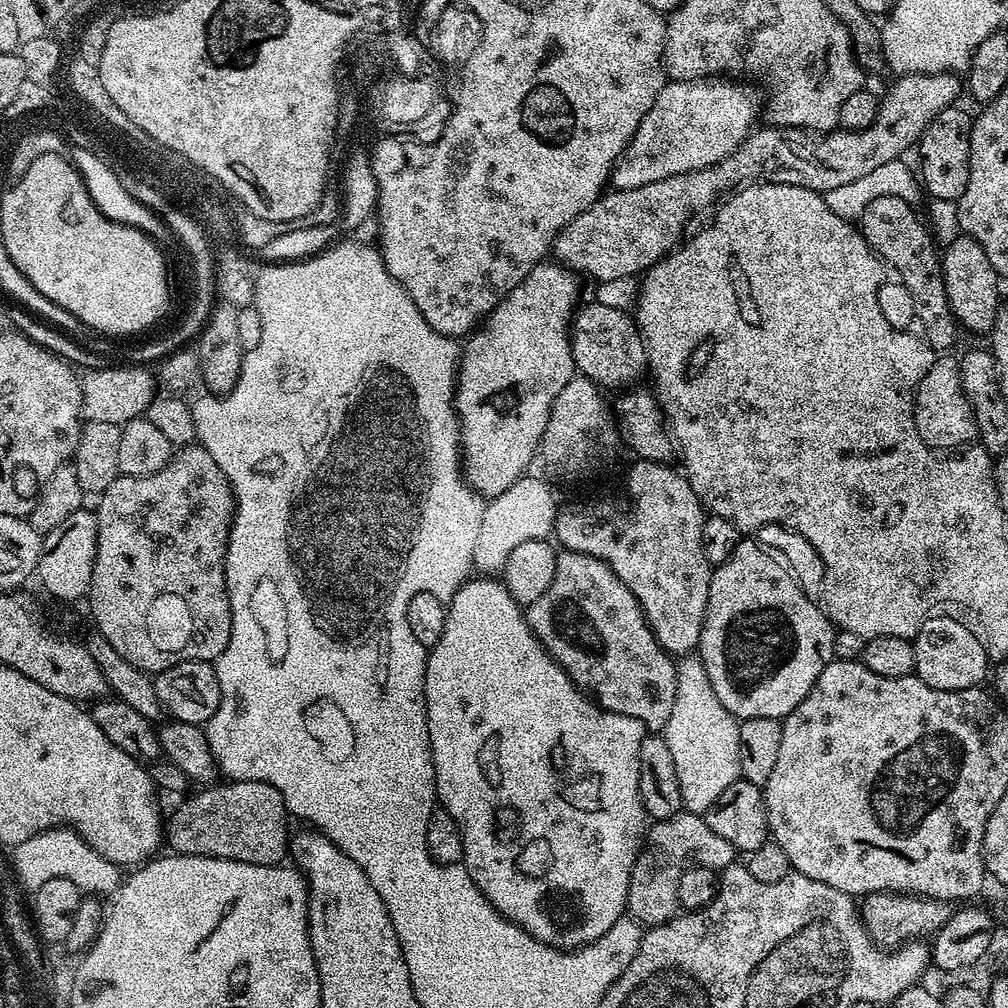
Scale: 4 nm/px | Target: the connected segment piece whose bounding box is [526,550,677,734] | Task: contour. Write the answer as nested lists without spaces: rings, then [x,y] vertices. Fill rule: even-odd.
[[[561,551],[556,558],[554,582],[550,582],[550,590],[546,590],[538,602],[527,605],[526,615],[530,630],[538,642],[551,654],[553,660],[560,663],[562,670],[566,670],[581,692],[608,712],[638,718],[649,733],[663,733],[666,722],[670,722],[670,713],[674,710],[677,661],[652,633],[642,606],[638,598],[634,598],[630,586],[626,586],[626,582],[622,582],[622,578],[618,578],[618,574],[614,574],[606,562],[590,554]]]

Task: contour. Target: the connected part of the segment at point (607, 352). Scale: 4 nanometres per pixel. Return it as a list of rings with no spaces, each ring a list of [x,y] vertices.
[[[589,302],[588,305],[581,307],[579,311],[573,315],[570,321],[570,339],[572,342],[572,361],[576,363],[576,372],[579,375],[586,377],[587,380],[593,380],[597,386],[601,389],[607,390],[607,388],[624,388],[620,390],[628,390],[633,386],[639,385],[636,384],[639,382],[643,376],[646,376],[646,373],[649,371],[648,366],[648,350],[644,347],[644,339],[642,338],[642,334],[640,333],[640,328],[637,326],[636,321],[634,319],[633,313],[631,311],[625,310],[623,308],[615,308],[614,306],[602,306],[601,304],[597,304],[595,302]]]

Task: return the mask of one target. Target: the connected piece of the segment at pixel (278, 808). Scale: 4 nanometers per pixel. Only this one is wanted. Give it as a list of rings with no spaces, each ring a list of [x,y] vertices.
[[[253,780],[213,782],[193,791],[166,824],[166,844],[181,856],[213,856],[247,864],[279,865],[290,852],[290,813],[272,784]]]

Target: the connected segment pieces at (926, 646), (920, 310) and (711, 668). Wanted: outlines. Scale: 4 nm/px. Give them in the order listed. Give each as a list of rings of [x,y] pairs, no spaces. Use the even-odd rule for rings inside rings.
[[[940,615],[929,616],[916,629],[912,640],[915,675],[926,682],[926,686],[934,686],[934,690],[966,690],[983,685],[983,680],[990,676],[988,649],[984,647],[983,639],[975,631],[972,633],[962,621]]]
[[[897,196],[874,198],[874,202],[866,205],[858,221],[858,227],[864,241],[872,251],[880,257],[889,269],[896,268],[912,304],[916,307],[916,316],[920,319],[922,335],[937,353],[944,354],[956,344],[956,315],[952,312],[950,302],[946,298],[944,275],[940,269],[941,253],[933,239],[929,225],[916,213],[913,205],[907,204]]]
[[[744,538],[741,539],[740,545],[734,550],[734,554],[730,554],[730,558],[726,562],[715,565],[712,569],[710,598],[706,602],[706,614],[704,615],[704,625],[700,635],[698,658],[706,666],[706,674],[710,674],[710,686],[714,686],[714,694],[718,694],[718,702],[722,702],[722,706],[726,706],[726,710],[730,710],[732,716],[740,720],[774,718],[783,721],[784,717],[789,716],[794,710],[794,706],[798,706],[798,702],[802,702],[802,698],[806,698],[806,694],[810,694],[814,682],[818,682],[818,674],[822,674],[825,666],[834,659],[836,633],[837,629],[829,620],[828,613],[817,601],[806,596],[791,571],[768,548],[758,544],[755,539]]]

